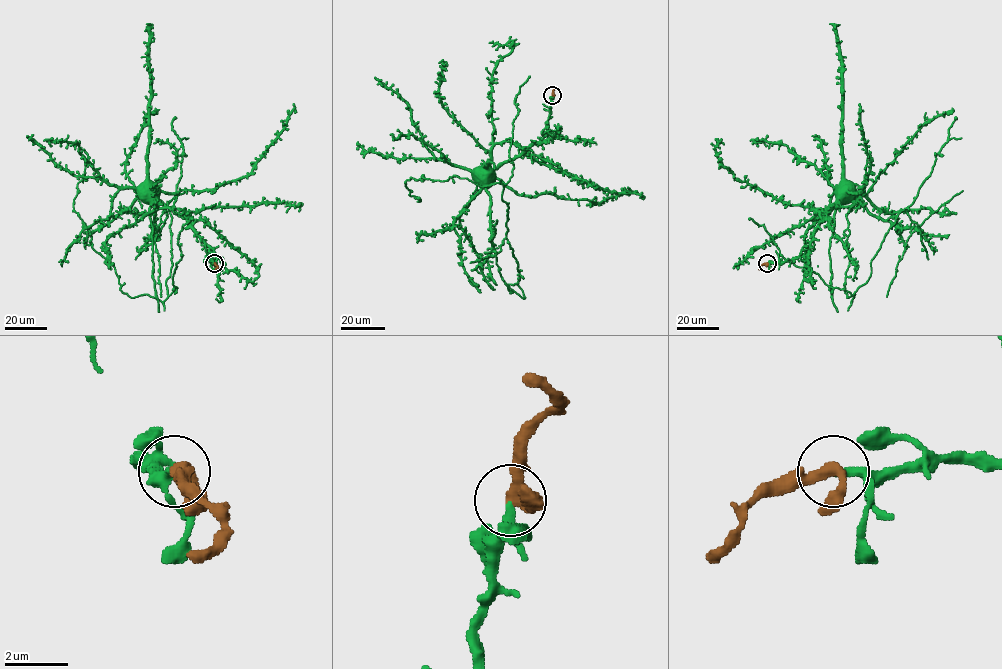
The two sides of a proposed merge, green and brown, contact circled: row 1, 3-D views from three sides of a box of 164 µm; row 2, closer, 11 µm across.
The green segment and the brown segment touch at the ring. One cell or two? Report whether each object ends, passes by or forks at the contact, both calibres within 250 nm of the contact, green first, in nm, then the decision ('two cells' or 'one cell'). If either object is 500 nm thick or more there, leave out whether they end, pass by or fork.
green passes by; brown passes by; 240 nm thick on the green side, 340 nm on the other; one cell

